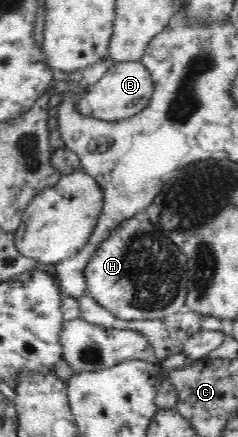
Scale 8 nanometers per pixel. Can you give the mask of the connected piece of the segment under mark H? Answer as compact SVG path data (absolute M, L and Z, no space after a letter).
M145 215L120 222L98 246L86 265L87 291L116 317L129 320L162 319L184 310L187 297L186 257L176 244L156 229Z

